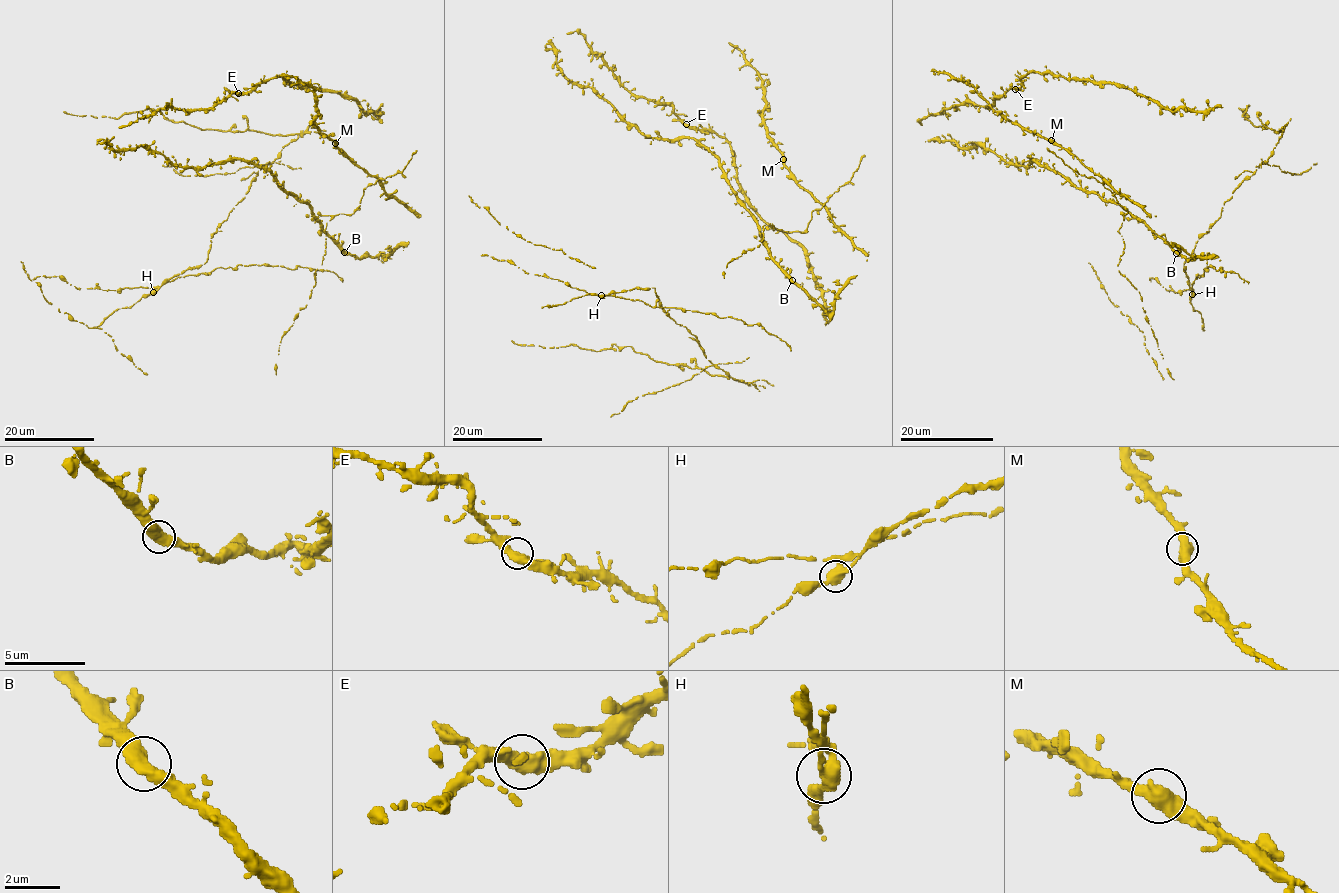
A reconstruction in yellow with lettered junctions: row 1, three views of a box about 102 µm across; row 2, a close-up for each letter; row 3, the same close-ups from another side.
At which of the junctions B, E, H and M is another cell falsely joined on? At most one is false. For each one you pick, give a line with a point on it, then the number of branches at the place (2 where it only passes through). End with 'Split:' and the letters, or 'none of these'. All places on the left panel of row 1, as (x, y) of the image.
H: (153, 292) | 2
Split: H

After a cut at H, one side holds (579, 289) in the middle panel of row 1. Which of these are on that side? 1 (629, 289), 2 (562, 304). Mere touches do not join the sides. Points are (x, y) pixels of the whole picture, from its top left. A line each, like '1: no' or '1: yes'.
1: no
2: no

